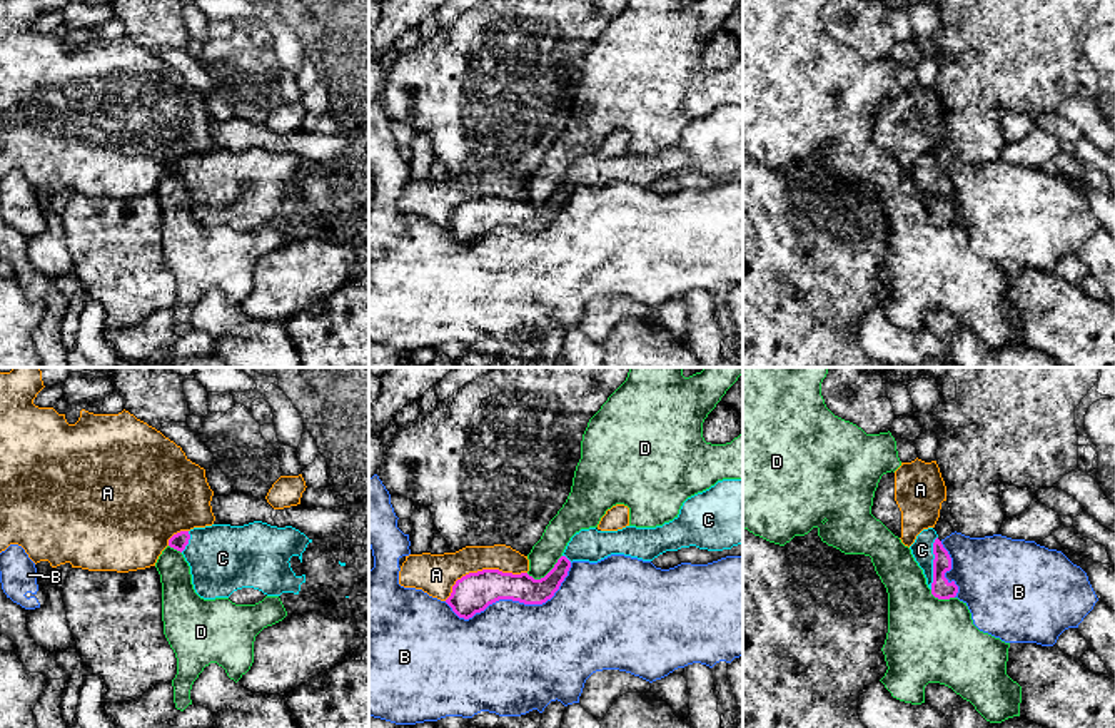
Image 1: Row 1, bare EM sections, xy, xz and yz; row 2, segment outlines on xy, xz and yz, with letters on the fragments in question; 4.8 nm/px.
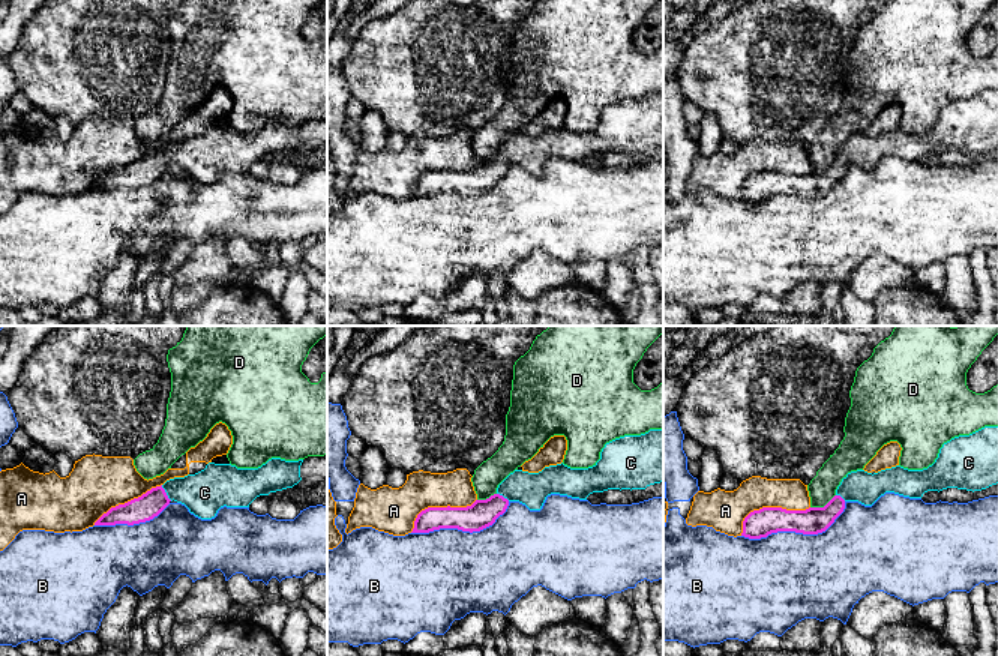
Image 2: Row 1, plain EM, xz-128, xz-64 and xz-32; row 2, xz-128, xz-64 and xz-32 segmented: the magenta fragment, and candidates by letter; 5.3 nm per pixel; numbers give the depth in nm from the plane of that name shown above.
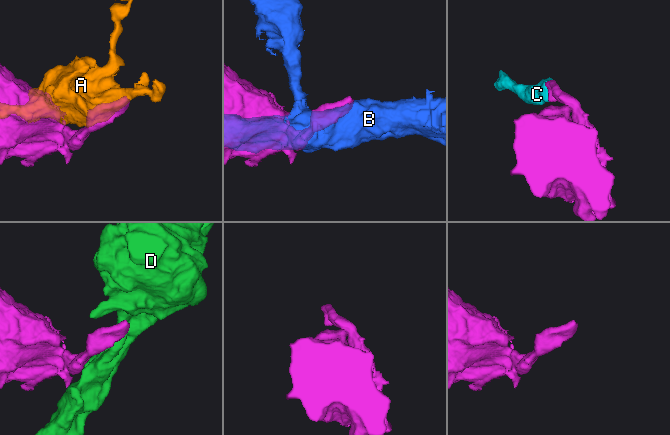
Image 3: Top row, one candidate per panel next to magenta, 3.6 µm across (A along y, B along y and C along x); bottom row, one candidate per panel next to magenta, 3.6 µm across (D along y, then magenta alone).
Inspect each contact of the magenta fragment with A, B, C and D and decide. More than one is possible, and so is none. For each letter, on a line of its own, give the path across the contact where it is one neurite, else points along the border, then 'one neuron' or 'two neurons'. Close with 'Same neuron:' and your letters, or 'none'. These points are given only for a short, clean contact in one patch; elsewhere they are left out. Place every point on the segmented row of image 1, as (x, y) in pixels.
A: two neurons
B: two neurons
C: runs through yz (940, 588), (935, 580), (933, 563), (922, 550); one neuron
D: two neurons
Same neuron: C

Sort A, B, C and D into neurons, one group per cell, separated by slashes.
A / B / C / D

